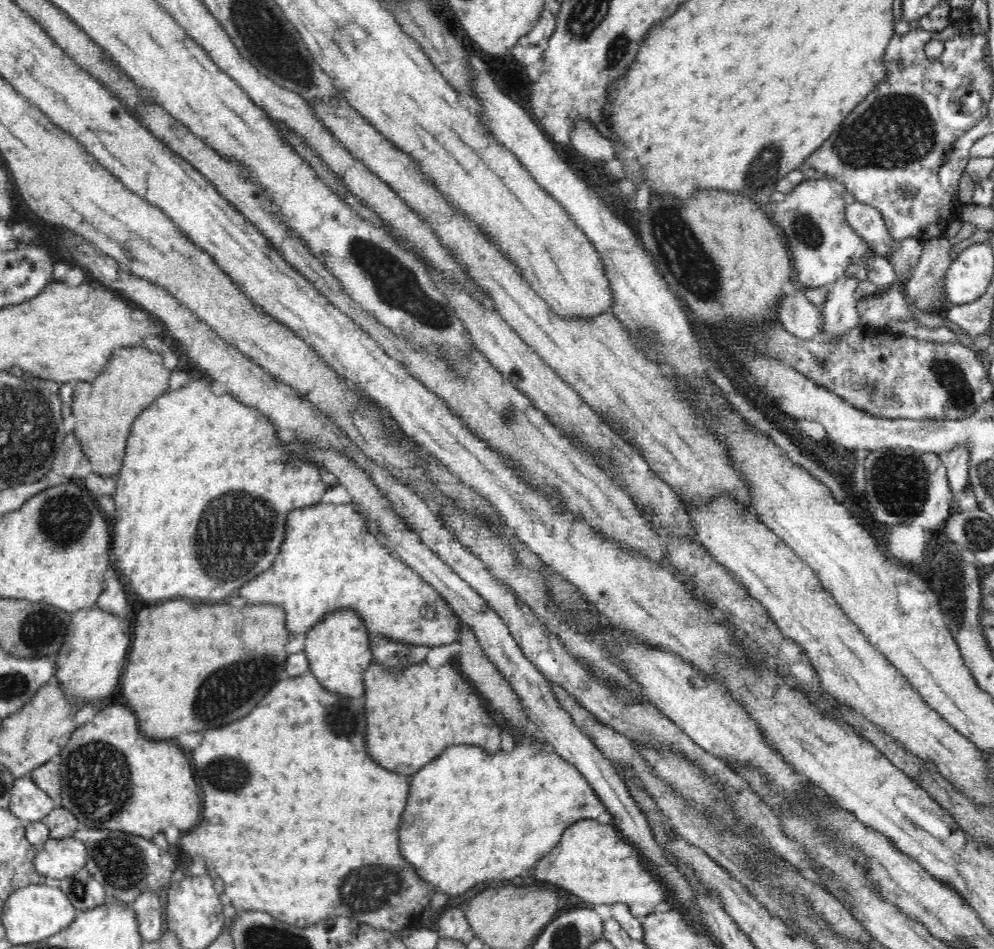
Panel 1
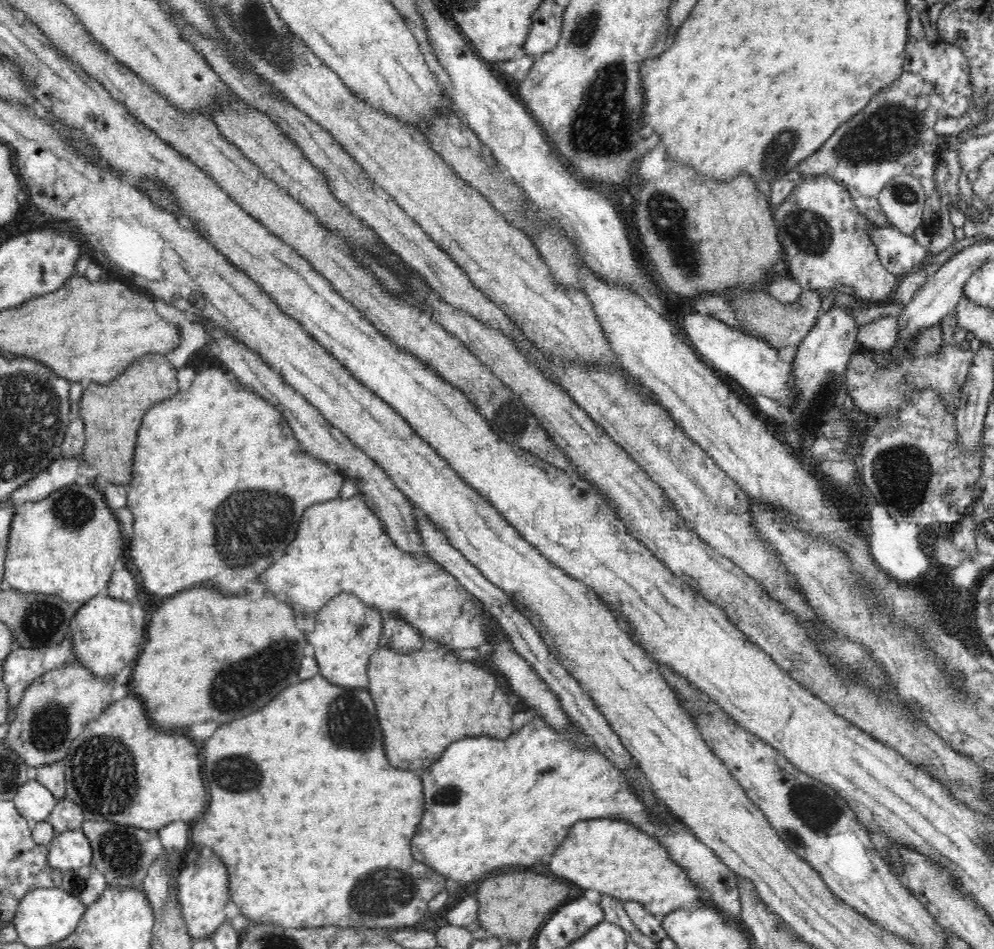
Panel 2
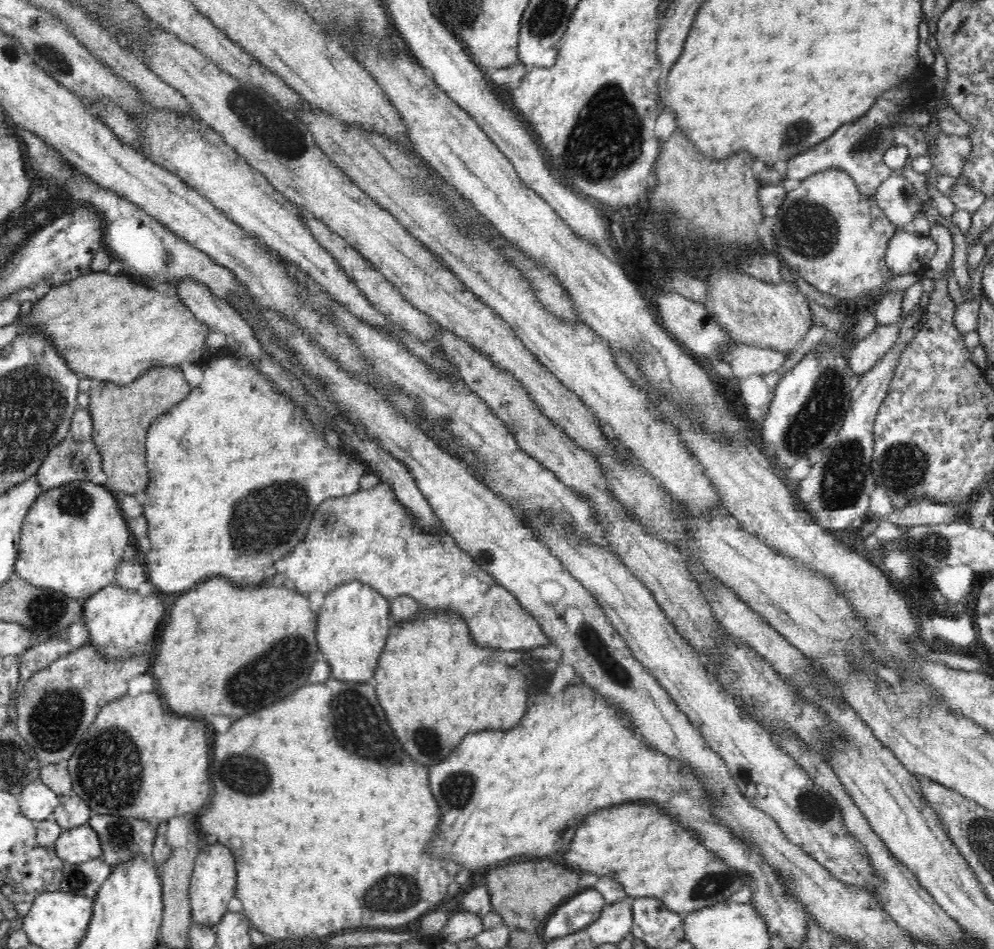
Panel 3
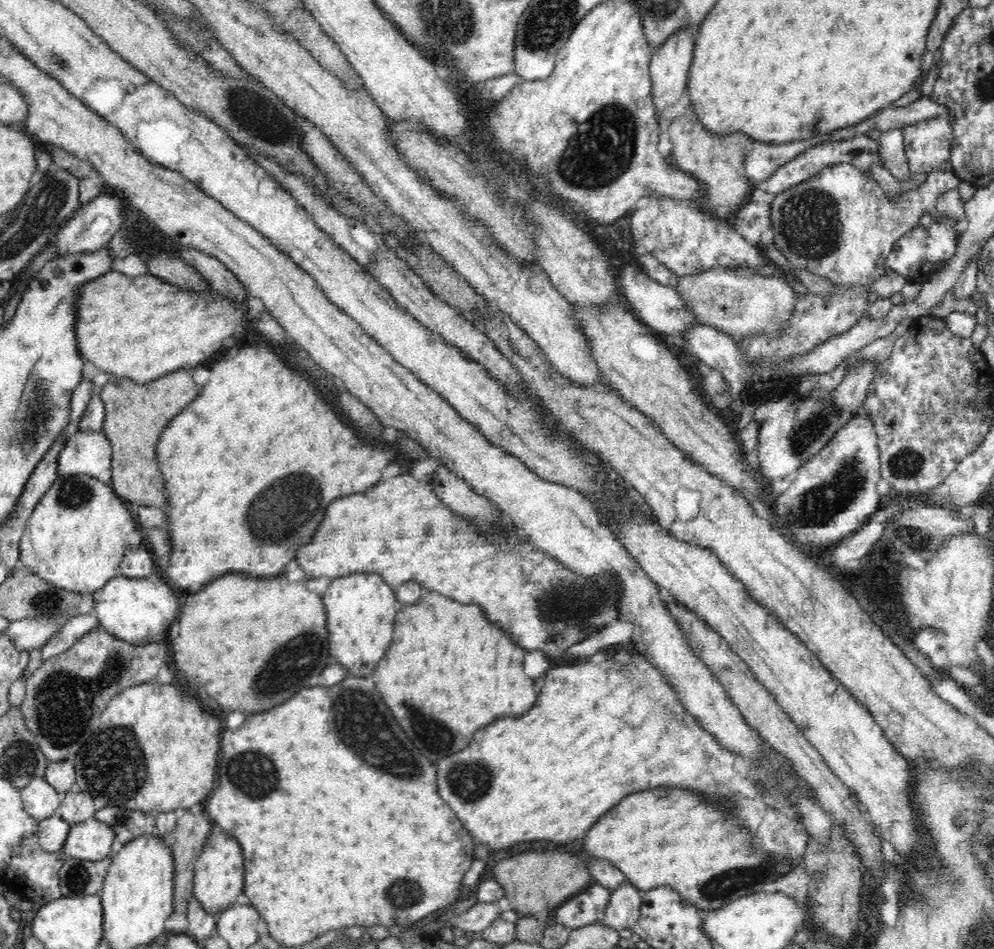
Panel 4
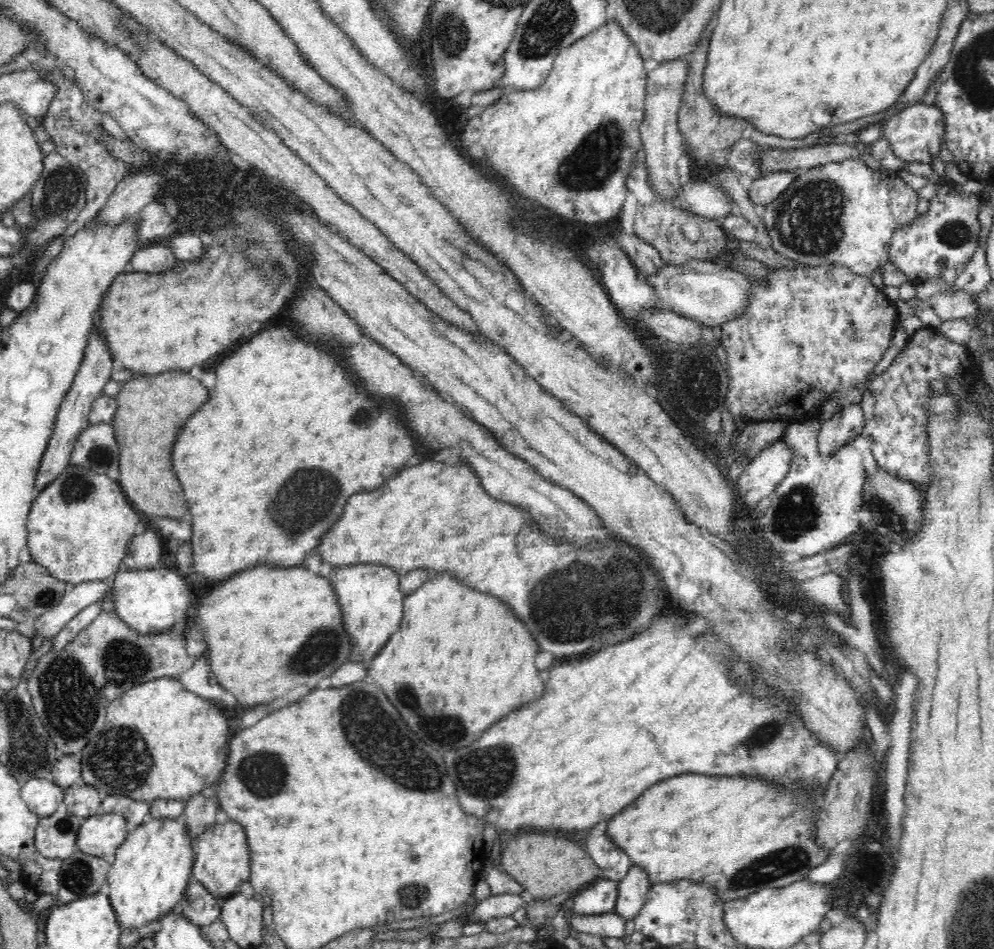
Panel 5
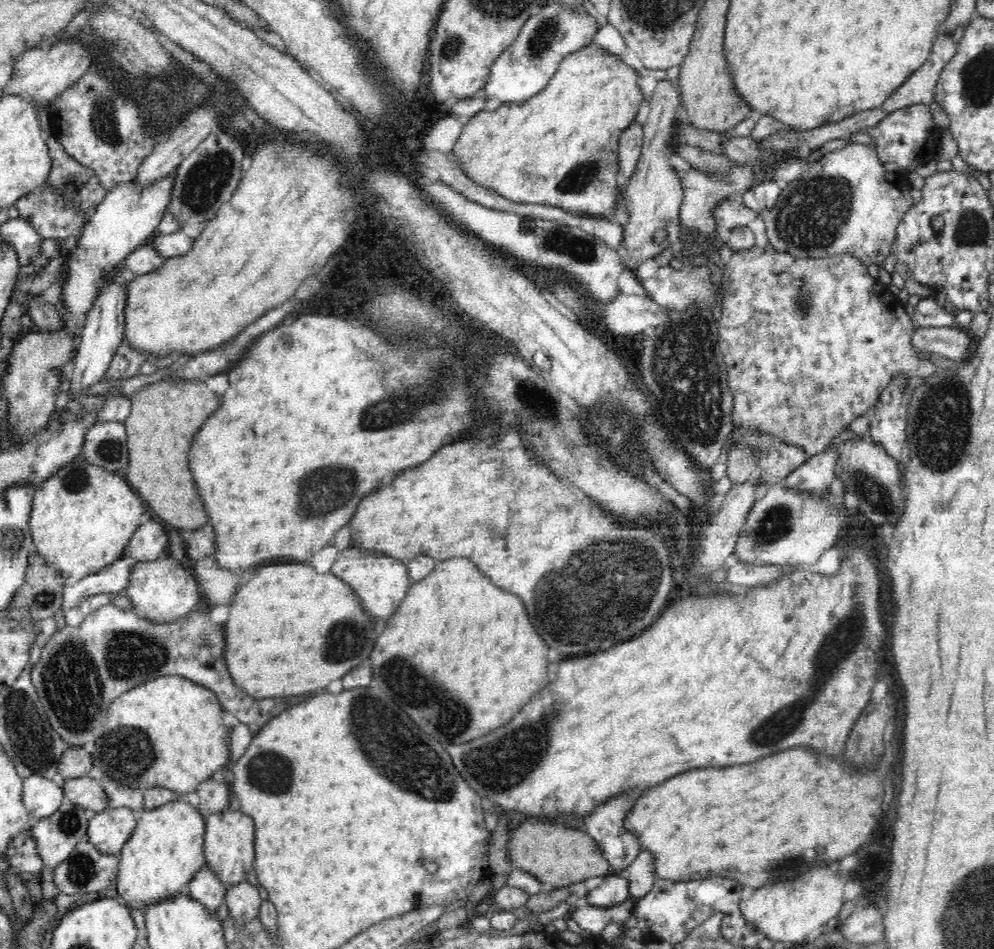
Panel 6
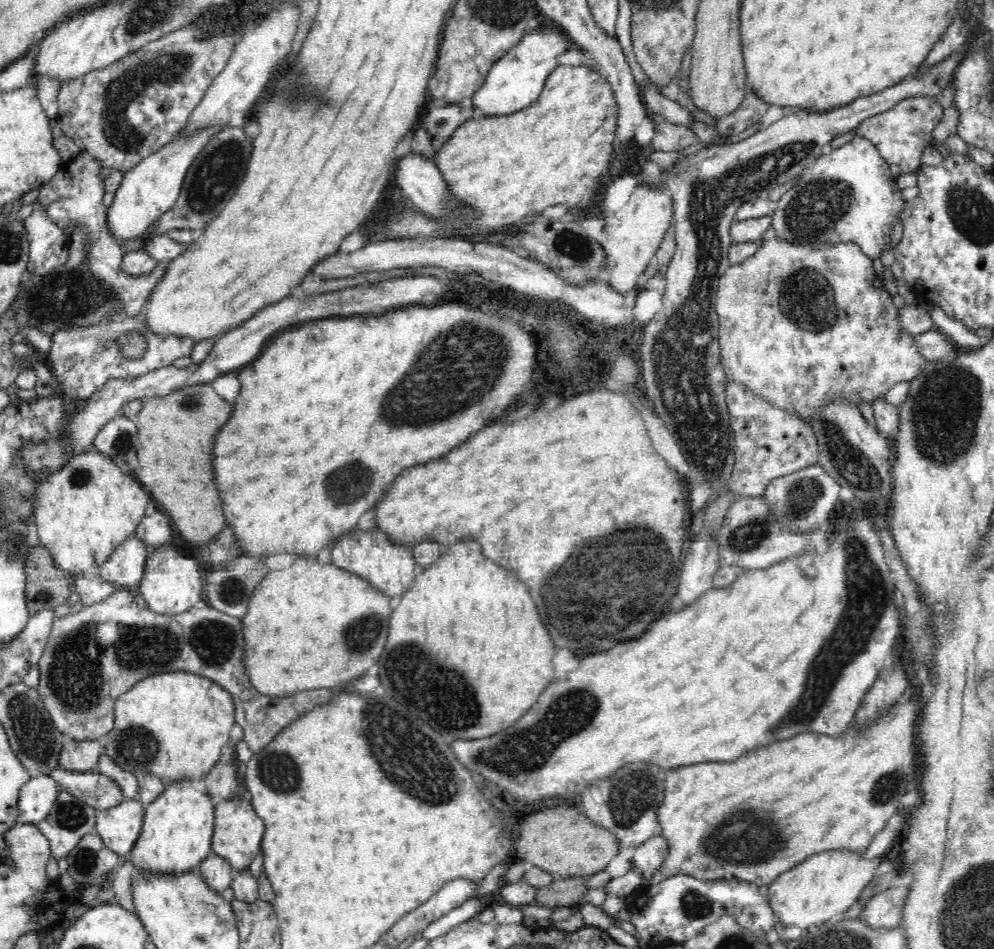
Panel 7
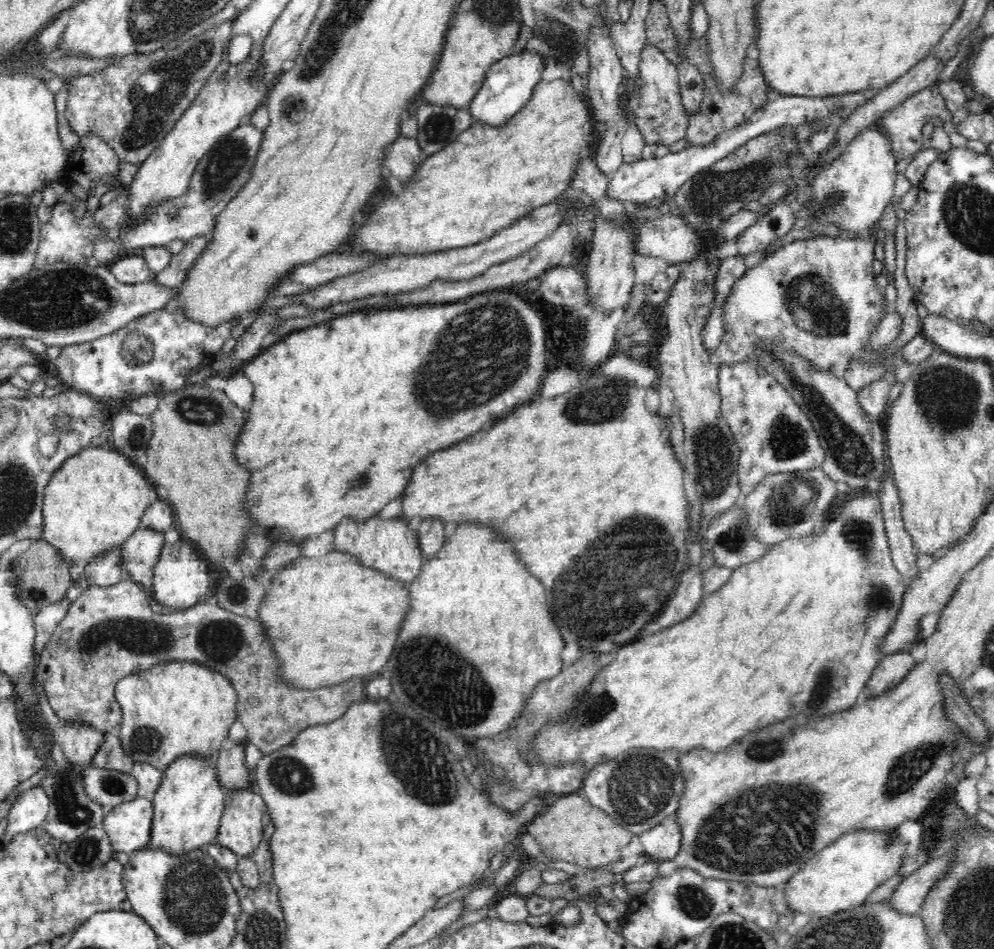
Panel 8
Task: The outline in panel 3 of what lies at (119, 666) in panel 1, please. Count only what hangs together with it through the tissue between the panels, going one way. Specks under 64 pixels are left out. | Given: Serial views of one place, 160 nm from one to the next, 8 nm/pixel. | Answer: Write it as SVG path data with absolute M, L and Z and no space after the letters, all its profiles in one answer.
M136 556L120 561L116 570L115 584L91 594L84 603L83 621L90 629L89 642L106 657L130 657L142 654L150 643L157 643L162 620L166 616L166 604L156 589L146 589L149 576L144 562Z

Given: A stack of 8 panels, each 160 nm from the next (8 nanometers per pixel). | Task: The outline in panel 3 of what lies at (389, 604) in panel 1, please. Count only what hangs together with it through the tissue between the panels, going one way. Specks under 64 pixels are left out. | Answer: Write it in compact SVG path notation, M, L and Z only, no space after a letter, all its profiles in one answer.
M380 482L372 490L360 490L355 494L328 498L310 524L310 530L303 542L300 542L292 554L275 564L272 572L288 574L288 582L298 592L309 595L312 592L326 594L340 583L358 579L374 587L382 595L393 599L401 594L410 594L418 599L425 609L454 609L469 623L474 639L486 647L498 647L502 650L530 650L552 644L552 639L545 634L539 620L522 607L522 601L508 587L500 585L494 575L478 565L469 552L458 546L456 539L444 529L440 519L437 527L426 531L420 525L419 516L411 512L398 499L397 490L391 484Z

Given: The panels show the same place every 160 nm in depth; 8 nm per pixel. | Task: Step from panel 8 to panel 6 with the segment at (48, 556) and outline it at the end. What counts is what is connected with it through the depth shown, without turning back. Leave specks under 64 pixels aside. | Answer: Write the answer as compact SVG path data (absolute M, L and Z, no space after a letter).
M37 552L30 554L26 580L18 588L8 615L13 620L43 620L62 609L64 578Z

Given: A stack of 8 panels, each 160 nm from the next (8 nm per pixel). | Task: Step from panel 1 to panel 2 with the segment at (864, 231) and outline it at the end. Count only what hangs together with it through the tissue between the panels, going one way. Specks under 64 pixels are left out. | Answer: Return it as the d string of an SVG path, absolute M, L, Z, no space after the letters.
M896 227L874 228L872 241L876 243L881 263L894 276L920 268L930 256L929 247L921 246L914 235L902 234Z

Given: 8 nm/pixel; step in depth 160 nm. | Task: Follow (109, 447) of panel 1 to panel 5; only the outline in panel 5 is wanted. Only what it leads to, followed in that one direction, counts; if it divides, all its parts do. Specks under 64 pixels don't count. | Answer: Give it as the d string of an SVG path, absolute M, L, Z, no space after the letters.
M172 370L155 375L137 375L124 381L115 395L118 399L118 412L111 424L120 447L118 482L139 513L149 518L167 517L174 521L191 515L184 487L174 471L172 450L188 418L208 402L210 391L190 372Z

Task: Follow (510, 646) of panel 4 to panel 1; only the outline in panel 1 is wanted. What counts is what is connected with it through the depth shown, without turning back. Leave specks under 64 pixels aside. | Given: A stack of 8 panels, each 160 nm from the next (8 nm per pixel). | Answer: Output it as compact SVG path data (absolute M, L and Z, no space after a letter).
M372 660L365 670L364 690L364 696L368 698L364 702L364 710L370 722L370 754L374 754L374 760L388 770L394 770L398 774L414 774L452 744L465 745L472 742L468 745L482 746L490 753L501 749L504 725L494 719L494 712L488 702L460 671L458 662L433 667L422 661L403 669L392 670L384 663Z

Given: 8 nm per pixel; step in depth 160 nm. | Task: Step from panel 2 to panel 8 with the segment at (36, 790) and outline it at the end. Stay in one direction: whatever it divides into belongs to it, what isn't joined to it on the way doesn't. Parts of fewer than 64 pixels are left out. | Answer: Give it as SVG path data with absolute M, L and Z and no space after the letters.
M39 785L23 791L13 802L7 814L7 829L2 840L12 842L14 836L38 828L48 816L49 796Z

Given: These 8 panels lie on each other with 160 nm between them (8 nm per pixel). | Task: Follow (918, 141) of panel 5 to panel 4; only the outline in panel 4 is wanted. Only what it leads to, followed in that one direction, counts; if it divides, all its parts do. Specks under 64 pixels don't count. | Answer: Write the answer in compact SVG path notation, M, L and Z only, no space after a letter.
M937 116L921 120L913 125L905 126L903 128L903 135L906 156L908 157L910 170L912 172L928 172L935 175L936 172L940 170L940 166L950 160L954 135L952 125L948 118Z

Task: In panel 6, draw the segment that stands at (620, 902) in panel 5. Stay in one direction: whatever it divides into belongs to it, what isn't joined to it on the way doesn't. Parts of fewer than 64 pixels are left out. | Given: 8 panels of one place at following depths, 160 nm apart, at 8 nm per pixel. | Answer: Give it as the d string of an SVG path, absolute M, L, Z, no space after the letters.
M641 849L634 862L627 866L626 871L630 879L630 894L637 902L645 894L648 894L657 879L656 874L656 855L650 850Z

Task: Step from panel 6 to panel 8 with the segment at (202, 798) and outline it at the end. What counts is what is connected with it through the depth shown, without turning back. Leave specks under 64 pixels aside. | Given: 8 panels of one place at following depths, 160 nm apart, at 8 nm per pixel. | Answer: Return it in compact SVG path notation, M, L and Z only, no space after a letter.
M244 743L229 749L220 748L215 757L218 779L226 792L238 787L250 787L250 784L254 782L254 770L250 770L250 767L246 765Z

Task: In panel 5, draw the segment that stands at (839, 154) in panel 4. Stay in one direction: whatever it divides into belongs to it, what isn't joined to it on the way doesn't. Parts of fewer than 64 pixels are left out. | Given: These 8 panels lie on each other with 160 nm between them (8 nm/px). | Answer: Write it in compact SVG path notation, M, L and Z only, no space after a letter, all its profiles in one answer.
M770 172L756 178L747 192L750 202L755 206L768 206L780 198L797 176L795 172Z

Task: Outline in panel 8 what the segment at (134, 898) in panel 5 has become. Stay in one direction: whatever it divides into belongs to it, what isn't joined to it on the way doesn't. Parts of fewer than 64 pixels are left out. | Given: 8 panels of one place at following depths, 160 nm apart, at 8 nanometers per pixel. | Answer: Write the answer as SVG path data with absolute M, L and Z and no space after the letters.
M186 753L163 770L163 779L152 800L152 840L148 845L162 847L172 853L208 846L215 842L225 810L226 790L218 779L214 756Z

